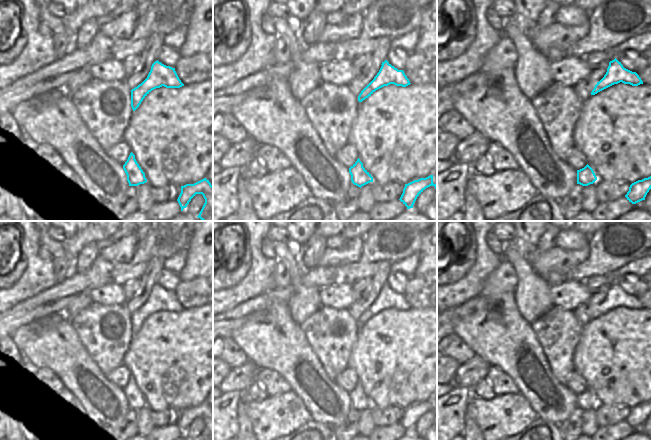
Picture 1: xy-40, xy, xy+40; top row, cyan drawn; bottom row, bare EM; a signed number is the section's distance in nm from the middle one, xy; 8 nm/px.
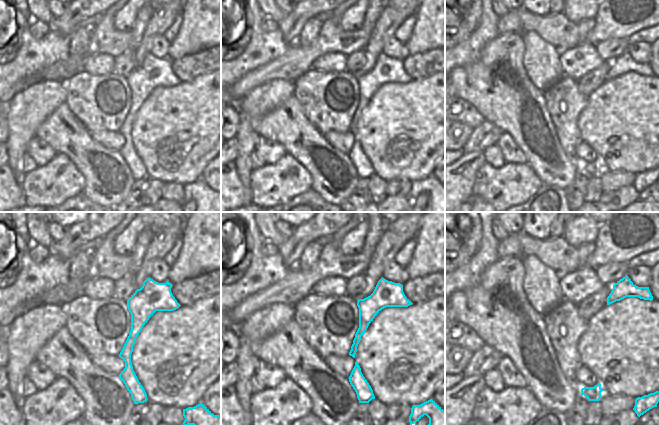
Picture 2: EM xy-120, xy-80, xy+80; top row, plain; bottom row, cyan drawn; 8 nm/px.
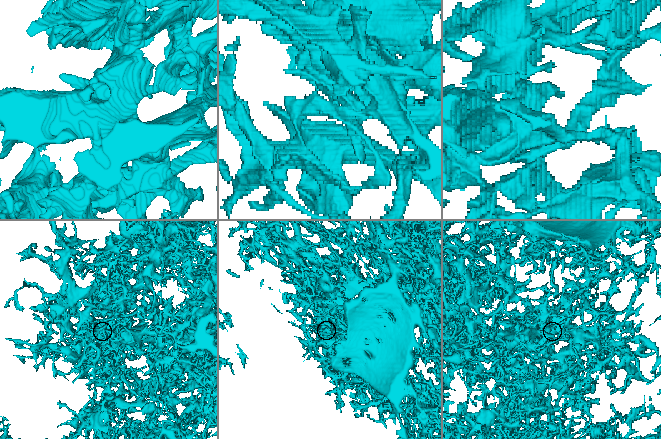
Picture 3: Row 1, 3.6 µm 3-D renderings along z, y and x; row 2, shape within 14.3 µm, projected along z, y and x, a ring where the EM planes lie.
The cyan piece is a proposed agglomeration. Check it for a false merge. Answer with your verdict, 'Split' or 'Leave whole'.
Split

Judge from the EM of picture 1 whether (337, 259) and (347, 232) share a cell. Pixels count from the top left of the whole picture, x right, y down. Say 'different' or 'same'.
different

